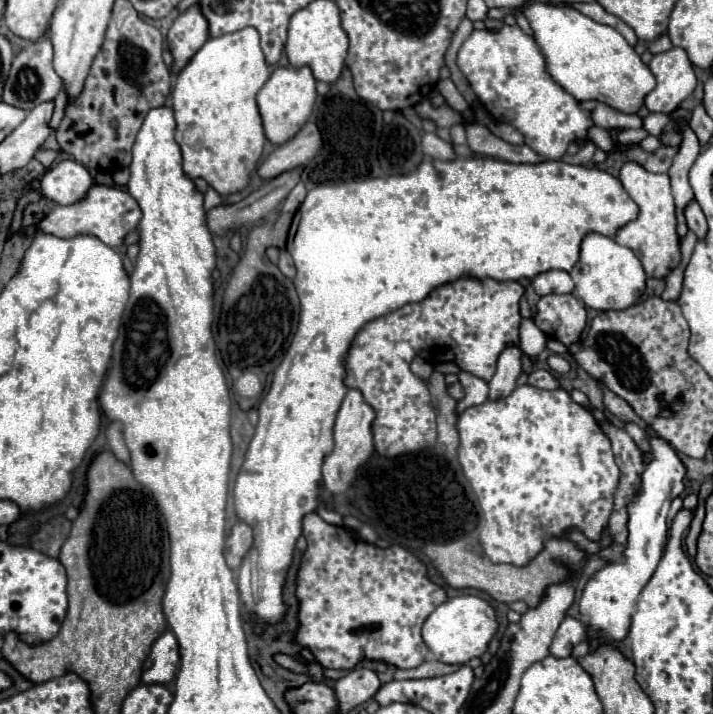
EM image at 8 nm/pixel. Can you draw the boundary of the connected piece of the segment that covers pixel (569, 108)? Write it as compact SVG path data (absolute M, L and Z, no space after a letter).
M505 25L499 31L473 31L459 49L457 67L493 119L517 127L525 143L541 157L559 159L571 141L587 139L587 129L593 125L589 113L581 111L577 99L553 81L535 39L525 35L517 25Z

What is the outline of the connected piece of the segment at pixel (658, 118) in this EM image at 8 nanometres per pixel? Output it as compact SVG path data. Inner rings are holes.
M651 113L649 117L645 117L645 125L643 125L643 127L645 127L651 135L657 137L669 121L671 121L671 115L667 115L667 113Z

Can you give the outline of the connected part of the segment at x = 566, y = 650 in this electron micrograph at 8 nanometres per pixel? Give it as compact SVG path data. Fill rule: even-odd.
M565 617L555 633L555 639L553 639L549 651L553 657L569 657L571 649L577 643L581 643L583 639L585 639L585 627L577 619Z

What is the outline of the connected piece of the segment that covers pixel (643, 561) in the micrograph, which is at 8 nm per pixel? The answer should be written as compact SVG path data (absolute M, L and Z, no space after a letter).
M649 439L651 453L645 459L645 471L641 475L641 493L629 503L629 541L625 549L625 557L619 563L609 563L597 571L593 579L587 581L579 609L589 617L591 635L603 637L609 641L619 641L627 635L631 615L635 611L639 593L645 583L651 579L665 547L667 533L667 513L671 501L683 493L685 487L685 467L677 457L675 449L663 439Z

